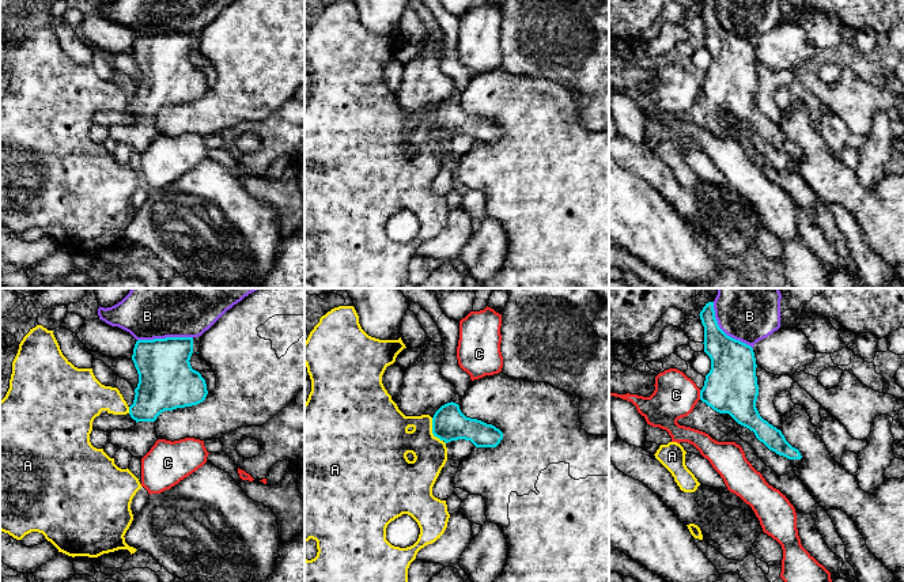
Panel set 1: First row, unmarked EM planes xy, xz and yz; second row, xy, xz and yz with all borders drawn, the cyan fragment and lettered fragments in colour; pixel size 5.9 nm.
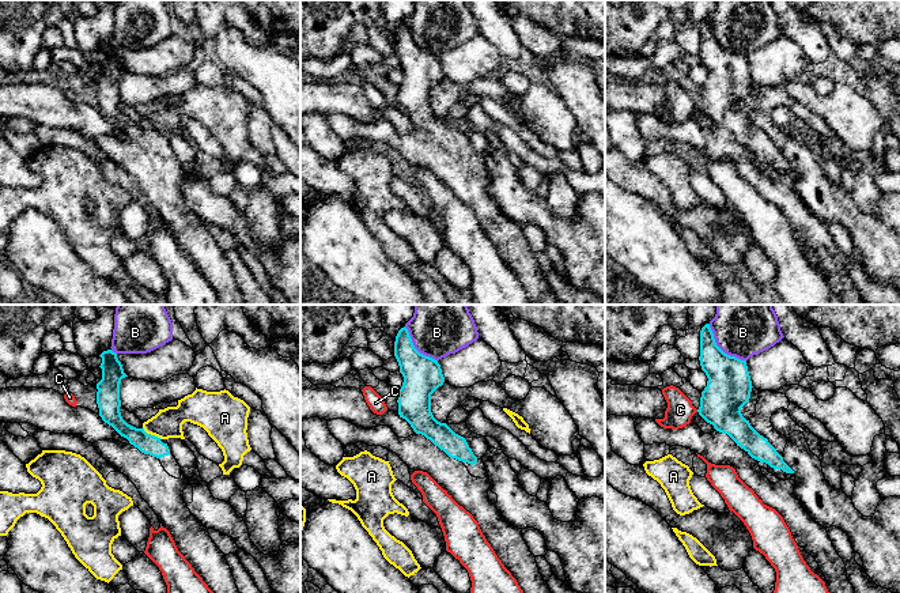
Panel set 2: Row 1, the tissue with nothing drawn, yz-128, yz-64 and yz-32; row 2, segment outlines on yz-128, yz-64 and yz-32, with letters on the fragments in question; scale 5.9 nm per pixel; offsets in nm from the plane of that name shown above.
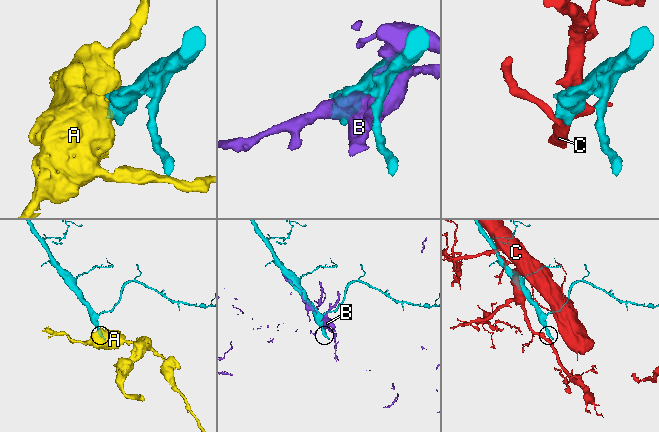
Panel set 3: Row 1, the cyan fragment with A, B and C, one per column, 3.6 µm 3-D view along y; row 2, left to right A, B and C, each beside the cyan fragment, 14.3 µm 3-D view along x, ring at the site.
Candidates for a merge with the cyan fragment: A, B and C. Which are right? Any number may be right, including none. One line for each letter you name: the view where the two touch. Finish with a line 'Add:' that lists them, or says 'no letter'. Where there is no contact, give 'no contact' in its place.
Add: no letter

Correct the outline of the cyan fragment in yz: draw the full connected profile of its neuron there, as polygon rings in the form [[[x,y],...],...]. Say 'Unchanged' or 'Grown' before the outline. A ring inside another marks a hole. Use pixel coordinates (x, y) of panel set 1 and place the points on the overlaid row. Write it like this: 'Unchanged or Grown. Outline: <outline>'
Grown. Outline: [[[714,302],[706,303],[700,311],[704,326],[704,352],[711,359],[711,370],[706,375],[700,390],[700,400],[693,411],[677,420],[680,426],[708,434],[718,442],[735,442],[745,453],[752,466],[763,475],[765,481],[779,490],[794,506],[795,513],[810,514],[828,548],[843,559],[836,579],[858,582],[854,567],[846,559],[846,545],[835,525],[810,495],[794,470],[778,476],[734,431],[734,423],[749,428],[769,450],[788,460],[801,460],[798,449],[793,447],[780,430],[764,420],[757,408],[759,385],[756,377],[756,358],[753,348],[727,336],[715,318]]]

